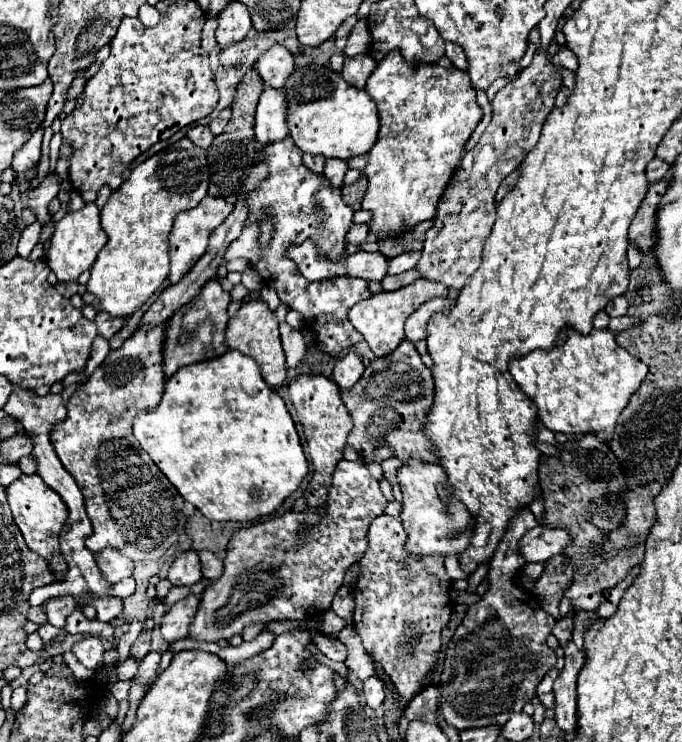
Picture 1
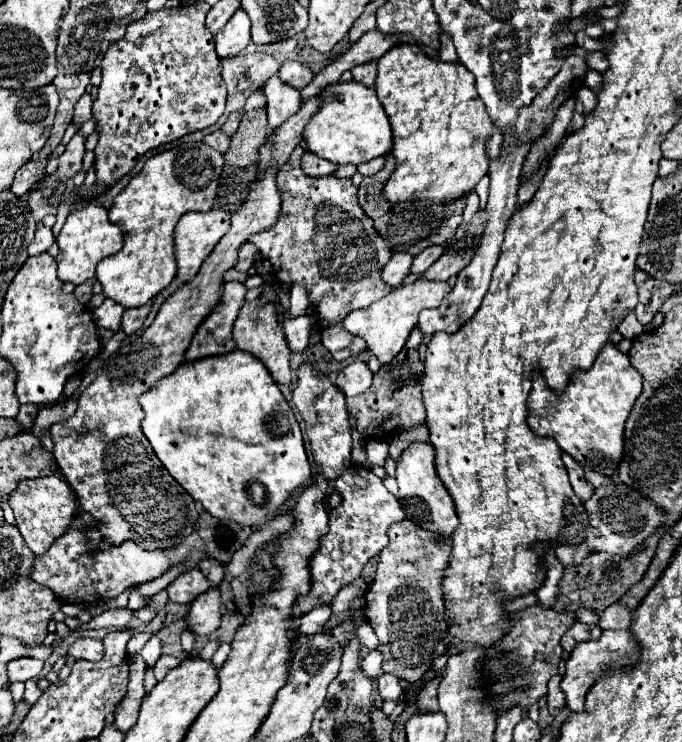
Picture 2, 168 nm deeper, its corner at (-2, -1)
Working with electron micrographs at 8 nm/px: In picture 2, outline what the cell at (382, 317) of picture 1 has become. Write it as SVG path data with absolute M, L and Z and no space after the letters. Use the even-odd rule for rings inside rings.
M417 280L413 284L403 284L395 288L391 294L387 294L383 300L371 304L367 310L355 310L345 318L347 332L363 338L367 342L367 348L379 358L381 364L389 364L405 346L411 330L417 326L417 316L425 308L437 308L443 298L451 292L451 286L447 282L437 280Z

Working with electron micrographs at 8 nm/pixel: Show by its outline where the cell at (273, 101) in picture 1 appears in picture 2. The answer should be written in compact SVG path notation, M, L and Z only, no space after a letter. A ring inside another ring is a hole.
M271 76L267 80L263 92L267 96L267 116L271 128L281 126L289 116L293 116L301 108L299 90L291 88L289 84L281 84L277 76Z

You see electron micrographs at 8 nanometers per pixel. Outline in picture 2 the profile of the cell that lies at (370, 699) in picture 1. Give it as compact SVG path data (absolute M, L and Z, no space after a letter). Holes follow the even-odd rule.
M381 674L379 676L379 692L381 692L383 700L399 700L399 696L403 694L399 680L401 678L395 674Z

